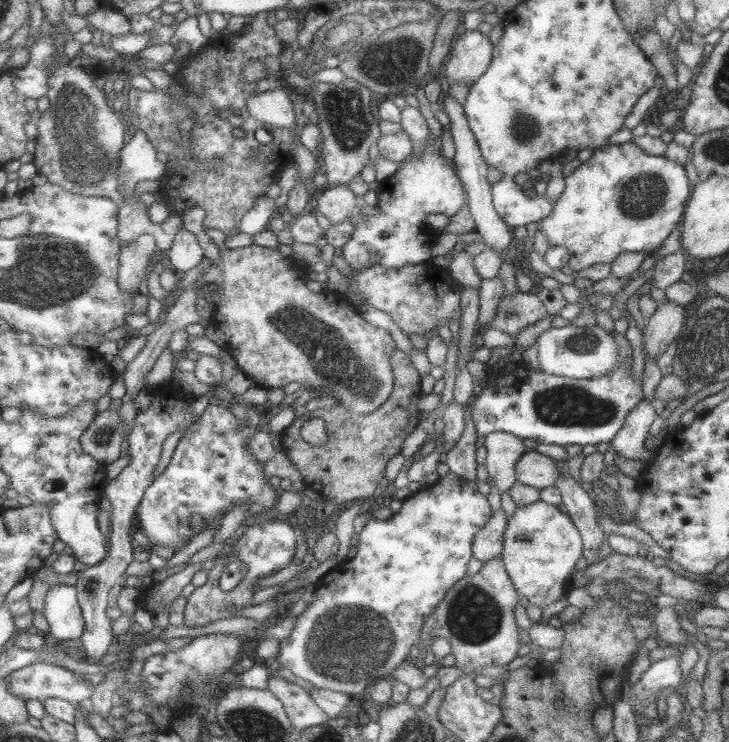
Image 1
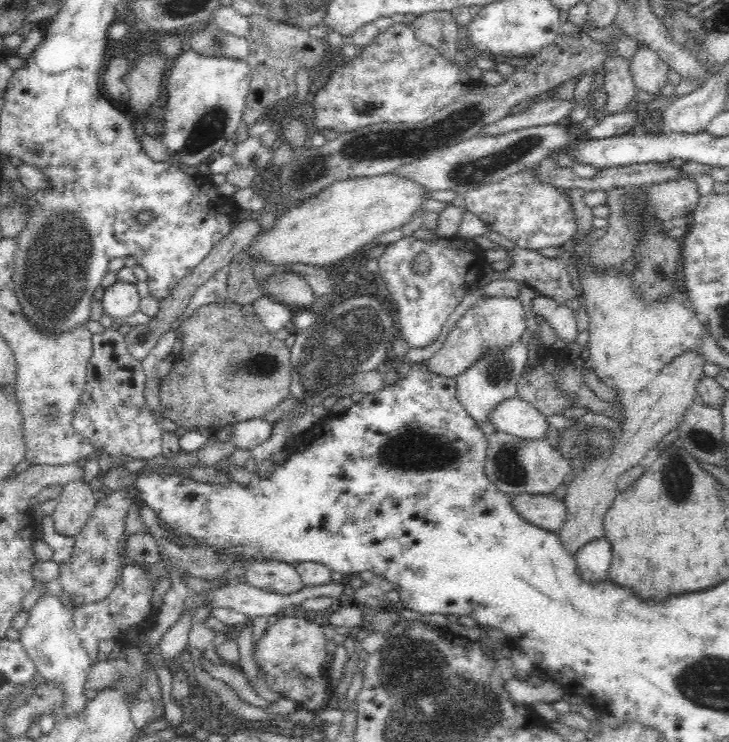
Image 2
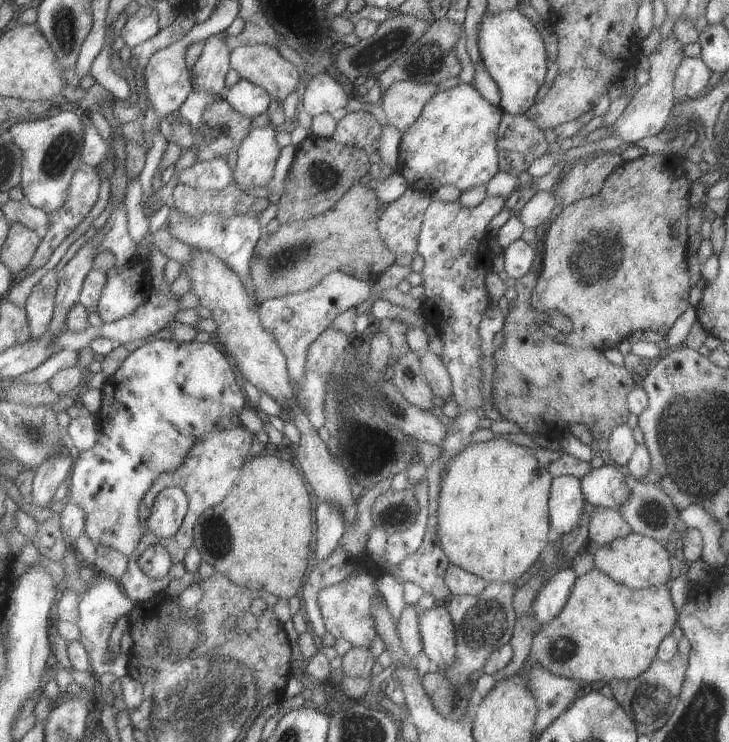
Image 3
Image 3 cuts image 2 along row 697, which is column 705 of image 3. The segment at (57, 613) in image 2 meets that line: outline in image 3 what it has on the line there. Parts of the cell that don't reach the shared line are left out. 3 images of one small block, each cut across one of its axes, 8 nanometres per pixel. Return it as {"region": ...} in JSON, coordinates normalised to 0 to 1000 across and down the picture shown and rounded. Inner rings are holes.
{"region":[[[937,77],[922,109],[925,132],[953,129],[970,113],[974,102],[973,92],[960,78]]]}

